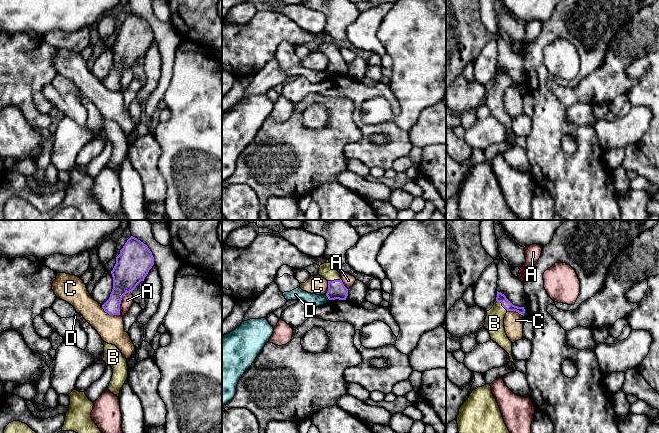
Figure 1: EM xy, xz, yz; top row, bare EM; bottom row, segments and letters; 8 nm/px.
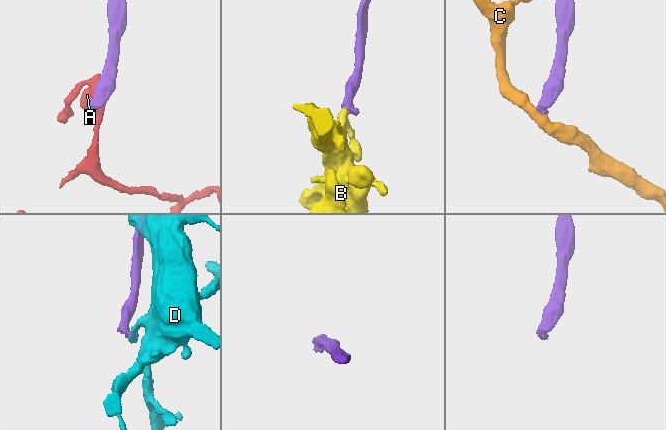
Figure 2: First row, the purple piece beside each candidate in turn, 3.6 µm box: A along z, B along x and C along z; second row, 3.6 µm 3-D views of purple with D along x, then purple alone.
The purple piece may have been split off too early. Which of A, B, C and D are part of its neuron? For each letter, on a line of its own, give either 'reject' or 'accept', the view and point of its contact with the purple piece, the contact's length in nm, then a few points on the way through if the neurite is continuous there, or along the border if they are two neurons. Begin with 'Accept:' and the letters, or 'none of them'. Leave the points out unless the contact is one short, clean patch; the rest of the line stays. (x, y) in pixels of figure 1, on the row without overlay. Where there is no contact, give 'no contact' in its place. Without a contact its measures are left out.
Accept: B
A: reject; meets purple in xy at (120, 78); contact 220 nm long; border along xy (130, 67), (122, 73), (119, 90)
B: accept; meets purple in yz at (502, 80); contact 130 nm long; runs through yz (506, 79), (502, 80), (495, 91), (494, 99)
C: reject; meets purple in xy at (109, 90); contact 170 nm long; border along xy (101, 81), (109, 90), (119, 91)
D: reject; meets purple in xz at (327, 72); contact 60 nm long; border along xz (325, 70), (329, 75)

